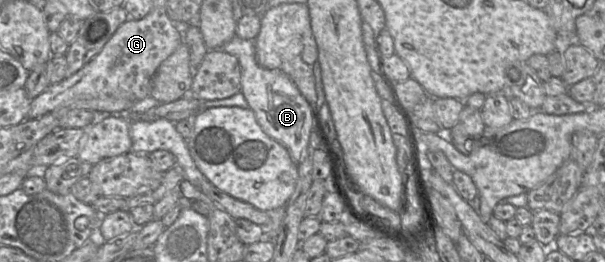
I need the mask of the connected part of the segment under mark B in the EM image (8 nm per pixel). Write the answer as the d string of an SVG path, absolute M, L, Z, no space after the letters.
M235 36L221 48L238 59L241 69L241 92L262 130L281 143L296 164L309 152L309 140L313 129L313 110L294 82L284 72L266 69L256 60L254 40Z

